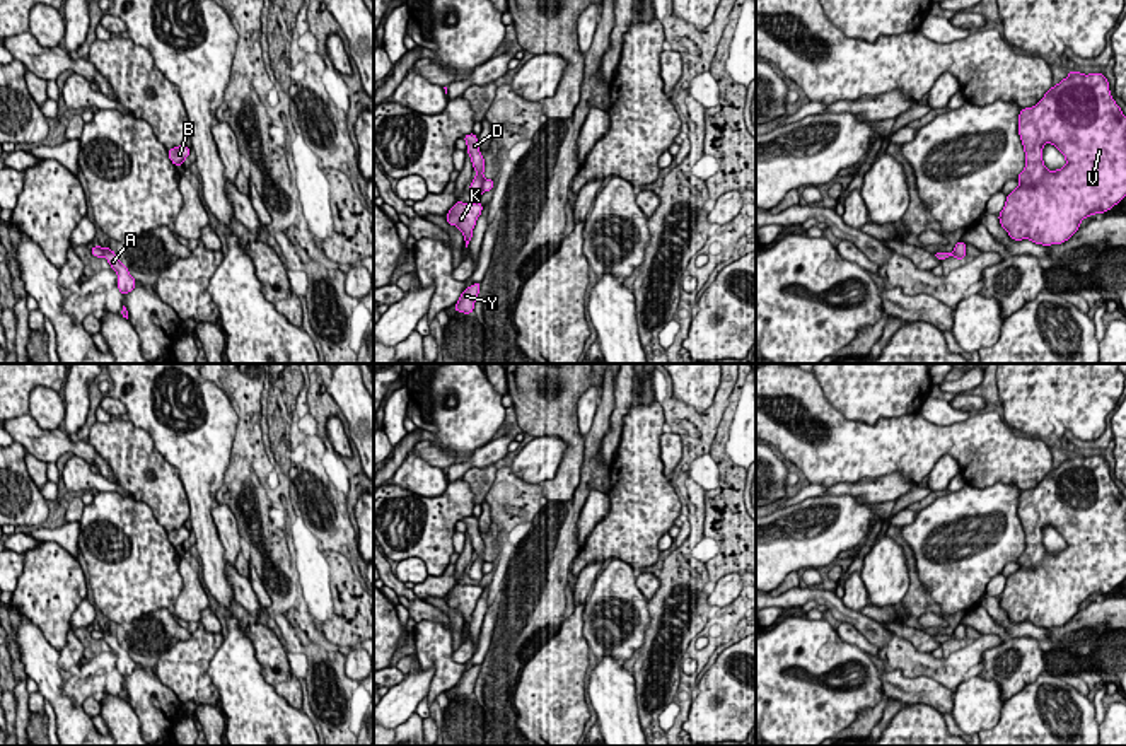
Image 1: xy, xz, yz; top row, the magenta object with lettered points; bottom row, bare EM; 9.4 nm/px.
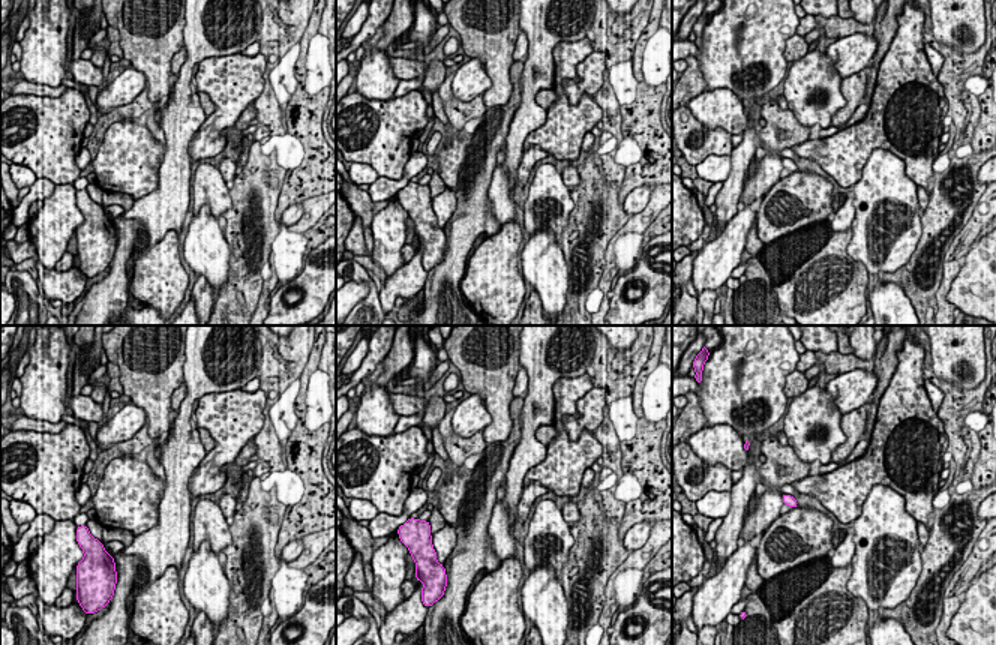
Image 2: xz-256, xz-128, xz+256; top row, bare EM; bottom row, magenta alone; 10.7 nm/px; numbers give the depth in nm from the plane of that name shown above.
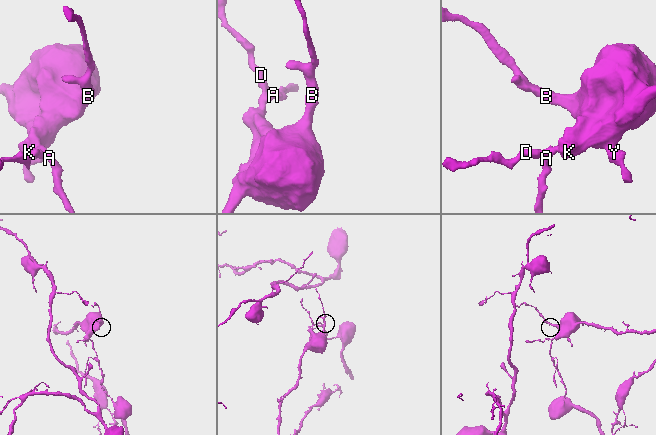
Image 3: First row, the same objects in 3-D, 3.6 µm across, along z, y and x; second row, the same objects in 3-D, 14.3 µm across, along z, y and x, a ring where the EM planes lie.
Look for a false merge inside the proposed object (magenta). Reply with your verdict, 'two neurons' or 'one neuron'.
two neurons

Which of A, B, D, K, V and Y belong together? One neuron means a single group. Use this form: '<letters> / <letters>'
A / B D K V Y

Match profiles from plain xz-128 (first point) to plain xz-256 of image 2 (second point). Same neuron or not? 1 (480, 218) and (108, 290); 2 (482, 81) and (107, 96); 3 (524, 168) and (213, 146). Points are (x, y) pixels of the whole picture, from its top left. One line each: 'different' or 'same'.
1: same
2: same
3: same

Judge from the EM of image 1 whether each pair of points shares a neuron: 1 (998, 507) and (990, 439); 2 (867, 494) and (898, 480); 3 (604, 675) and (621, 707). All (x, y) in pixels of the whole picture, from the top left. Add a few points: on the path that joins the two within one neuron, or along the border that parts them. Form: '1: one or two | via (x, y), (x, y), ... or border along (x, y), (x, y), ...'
1: two | border along (968, 483), (975, 487), (1014, 483), (1022, 490)
2: one | via (874, 490), (891, 487)
3: one | via (609, 683), (613, 699)

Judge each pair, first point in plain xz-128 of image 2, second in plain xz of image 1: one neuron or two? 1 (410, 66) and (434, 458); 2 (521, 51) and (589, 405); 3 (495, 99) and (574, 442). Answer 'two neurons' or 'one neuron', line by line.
1: one neuron
2: one neuron
3: one neuron

